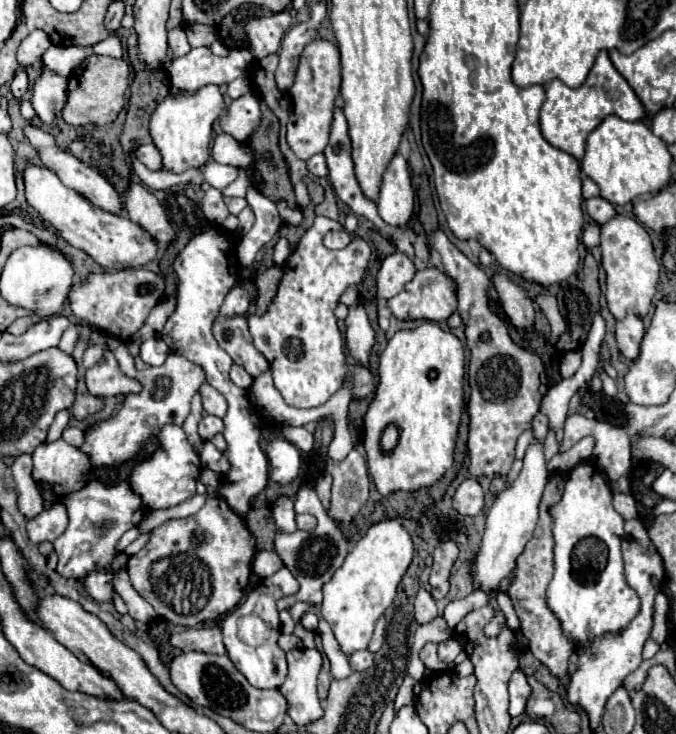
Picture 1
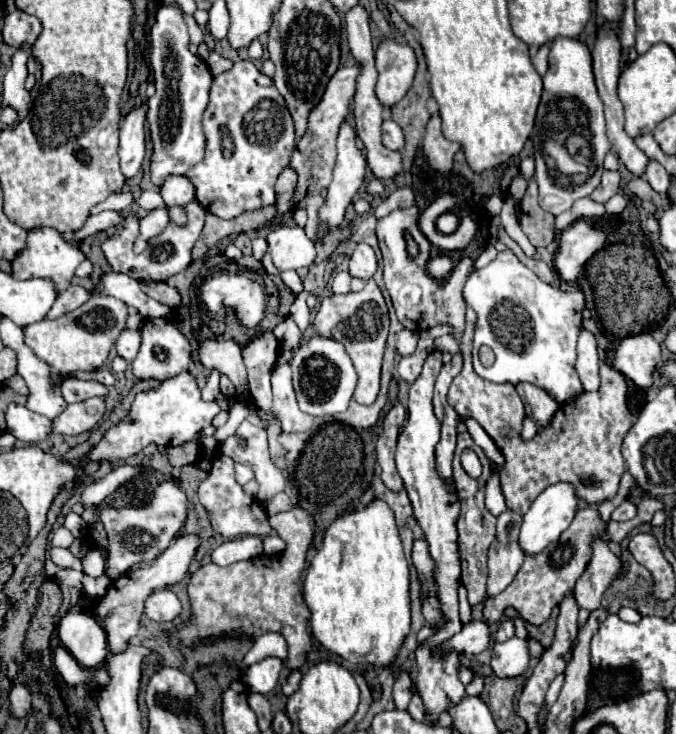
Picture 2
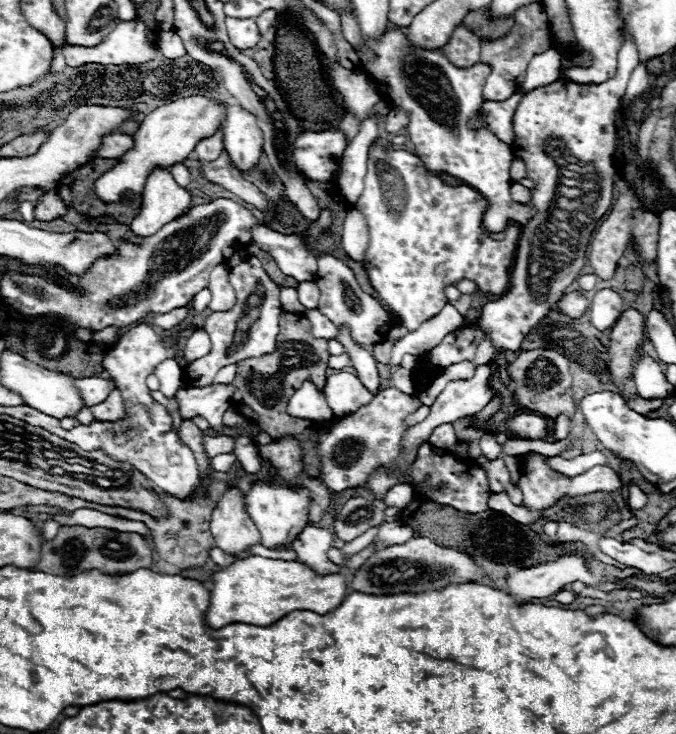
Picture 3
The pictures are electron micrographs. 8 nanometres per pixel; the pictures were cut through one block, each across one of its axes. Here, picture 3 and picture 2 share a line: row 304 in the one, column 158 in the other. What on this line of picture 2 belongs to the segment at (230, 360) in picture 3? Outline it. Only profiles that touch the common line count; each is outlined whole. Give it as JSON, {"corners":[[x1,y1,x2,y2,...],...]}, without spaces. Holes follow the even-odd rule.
{"corners":[[196,200,188,202,186,210,188,210,188,224,186,226,178,226,174,222,168,222,168,226,158,236,148,240,146,250,140,254,134,252,134,240,138,238,138,214,134,214,134,212,128,214,124,218,122,226,102,244,102,252,108,260,108,264,112,266,112,270,128,274,130,278,134,278,138,282,140,280,156,280,156,282,162,280,164,282,170,276,184,272,192,262,190,252,192,252,192,246,194,246,196,238,202,232,202,226,204,226,204,208]]}

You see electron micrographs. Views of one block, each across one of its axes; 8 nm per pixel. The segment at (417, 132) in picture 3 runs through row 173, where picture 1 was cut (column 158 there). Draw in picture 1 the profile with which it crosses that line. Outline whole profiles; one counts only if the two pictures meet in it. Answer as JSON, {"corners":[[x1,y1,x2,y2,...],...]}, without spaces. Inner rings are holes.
{"corners":[[168,424,162,426,158,432,158,450,154,450,150,456,142,458,130,472,130,486,132,490,142,498,146,510,156,508,172,508,188,498,196,496,196,482,200,476,200,458,186,440,186,434,182,426]]}

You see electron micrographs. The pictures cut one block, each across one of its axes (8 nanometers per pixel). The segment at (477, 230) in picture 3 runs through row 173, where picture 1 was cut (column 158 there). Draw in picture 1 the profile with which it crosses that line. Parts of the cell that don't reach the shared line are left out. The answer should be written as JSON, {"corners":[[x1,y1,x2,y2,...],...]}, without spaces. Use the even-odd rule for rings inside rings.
{"corners":[[124,342,116,348,114,356,118,358,124,374,140,380,142,392,128,394,122,410,114,418,86,432,86,442,82,444,80,450,90,456,92,466,116,466,124,460,130,460,140,452,140,446,144,440,148,440,152,434,158,434,160,426,164,424,182,426,182,422,190,414,192,396,196,394,200,384,206,380,204,370,200,366,188,362,184,356,178,356,178,354,170,354,162,366,150,366,142,372,132,368,132,358,128,356]]}

